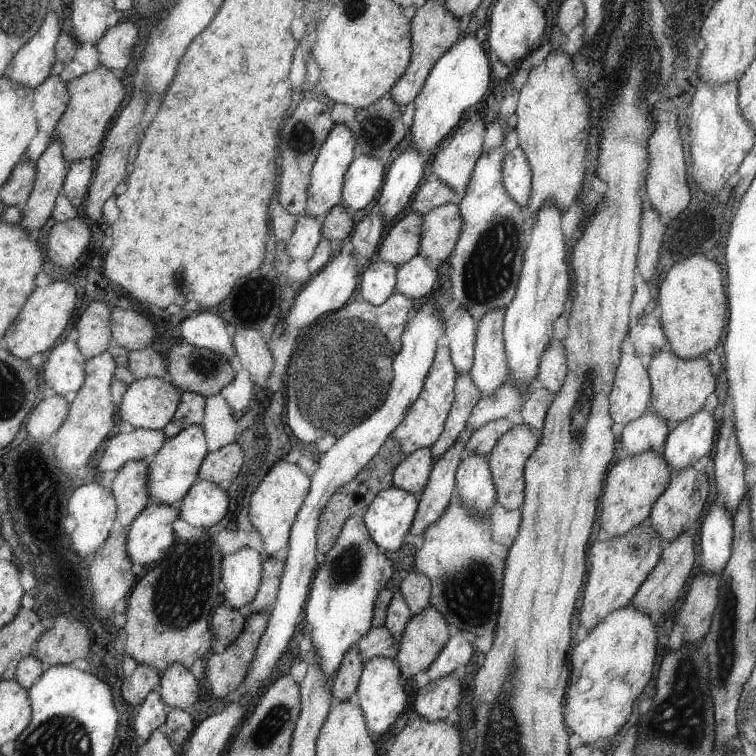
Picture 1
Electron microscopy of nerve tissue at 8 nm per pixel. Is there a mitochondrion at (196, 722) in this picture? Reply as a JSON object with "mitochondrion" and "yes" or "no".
{"mitochondrion":"no"}

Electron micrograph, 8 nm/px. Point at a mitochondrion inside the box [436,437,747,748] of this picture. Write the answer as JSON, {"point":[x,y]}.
{"point":[722,655]}

